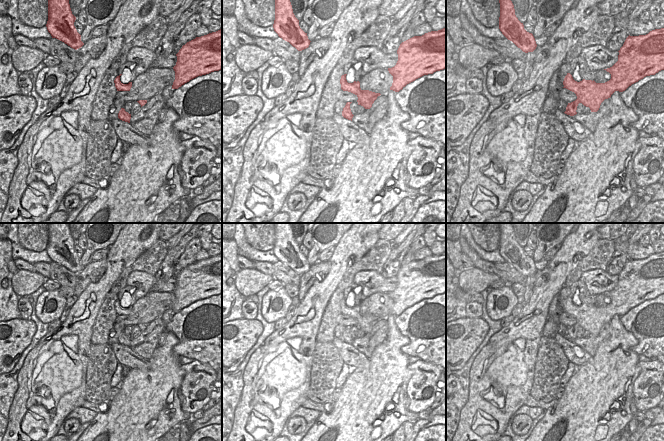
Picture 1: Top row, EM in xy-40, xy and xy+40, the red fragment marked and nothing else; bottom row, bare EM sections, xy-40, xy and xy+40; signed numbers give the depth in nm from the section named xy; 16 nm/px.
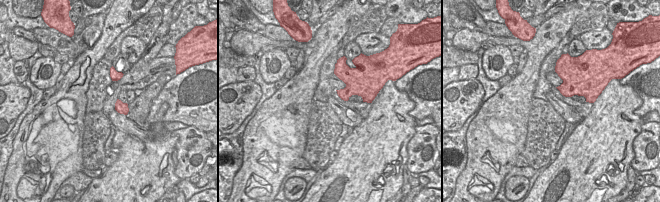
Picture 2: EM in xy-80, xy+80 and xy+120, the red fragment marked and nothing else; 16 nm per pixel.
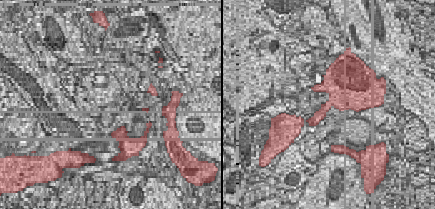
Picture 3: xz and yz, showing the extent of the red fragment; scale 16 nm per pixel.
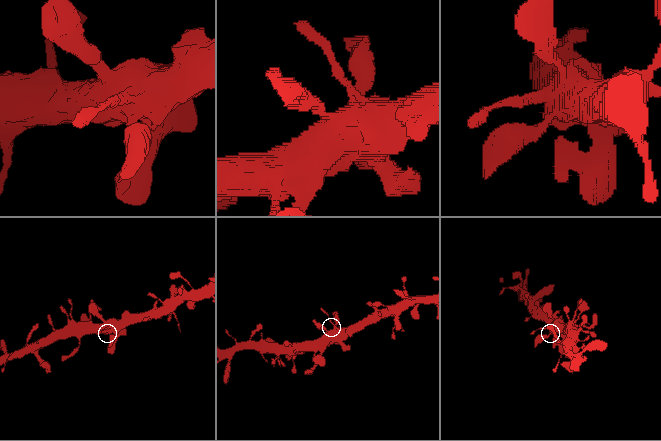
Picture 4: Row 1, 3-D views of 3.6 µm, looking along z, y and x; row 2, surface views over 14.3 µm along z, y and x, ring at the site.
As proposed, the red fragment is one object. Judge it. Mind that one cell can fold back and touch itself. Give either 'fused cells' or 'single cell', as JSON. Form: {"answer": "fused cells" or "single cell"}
{"answer": "single cell"}

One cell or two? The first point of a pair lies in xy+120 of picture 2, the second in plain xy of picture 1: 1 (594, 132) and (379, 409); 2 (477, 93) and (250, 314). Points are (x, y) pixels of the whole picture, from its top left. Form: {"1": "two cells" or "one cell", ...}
{"1": "one cell", "2": "two cells"}

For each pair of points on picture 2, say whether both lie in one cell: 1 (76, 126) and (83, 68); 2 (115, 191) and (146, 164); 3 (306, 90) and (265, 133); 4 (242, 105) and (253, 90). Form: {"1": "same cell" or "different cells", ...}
{"1": "same cell", "2": "same cell", "3": "same cell", "4": "same cell"}

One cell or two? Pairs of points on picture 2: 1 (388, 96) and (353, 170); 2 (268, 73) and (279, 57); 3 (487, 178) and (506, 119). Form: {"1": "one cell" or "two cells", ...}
{"1": "one cell", "2": "one cell", "3": "one cell"}

